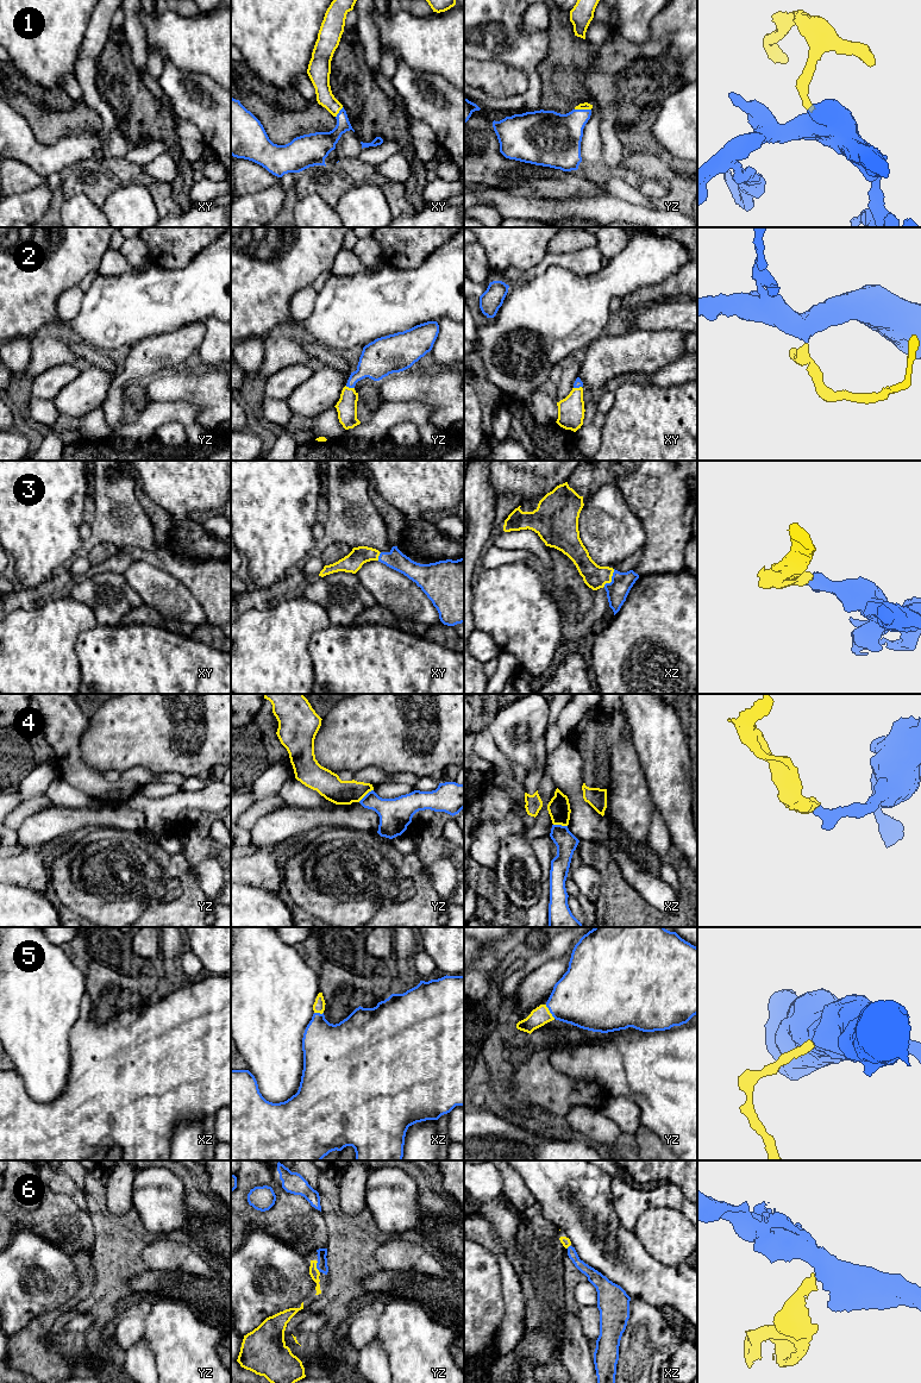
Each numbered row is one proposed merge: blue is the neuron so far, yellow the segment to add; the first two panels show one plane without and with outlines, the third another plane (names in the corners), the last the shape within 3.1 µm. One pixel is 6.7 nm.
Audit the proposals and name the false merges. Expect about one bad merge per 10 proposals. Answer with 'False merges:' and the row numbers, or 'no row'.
False merges: 4

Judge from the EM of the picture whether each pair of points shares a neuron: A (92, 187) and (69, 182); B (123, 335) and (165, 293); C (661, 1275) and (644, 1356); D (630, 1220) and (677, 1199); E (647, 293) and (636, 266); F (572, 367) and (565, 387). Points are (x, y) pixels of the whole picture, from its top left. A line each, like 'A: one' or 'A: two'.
A: one
B: one
C: two
D: one
E: two
F: one

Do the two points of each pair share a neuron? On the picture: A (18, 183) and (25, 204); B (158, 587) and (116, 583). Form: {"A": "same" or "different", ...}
{"A": "different", "B": "different"}

